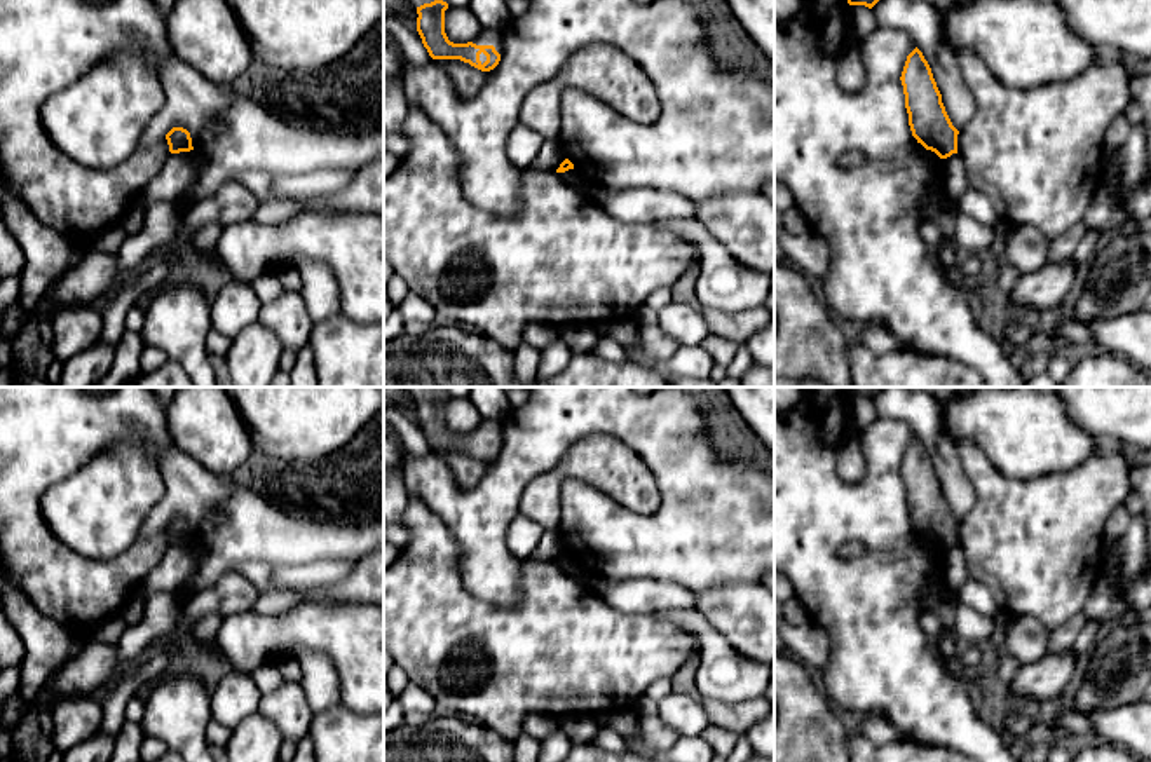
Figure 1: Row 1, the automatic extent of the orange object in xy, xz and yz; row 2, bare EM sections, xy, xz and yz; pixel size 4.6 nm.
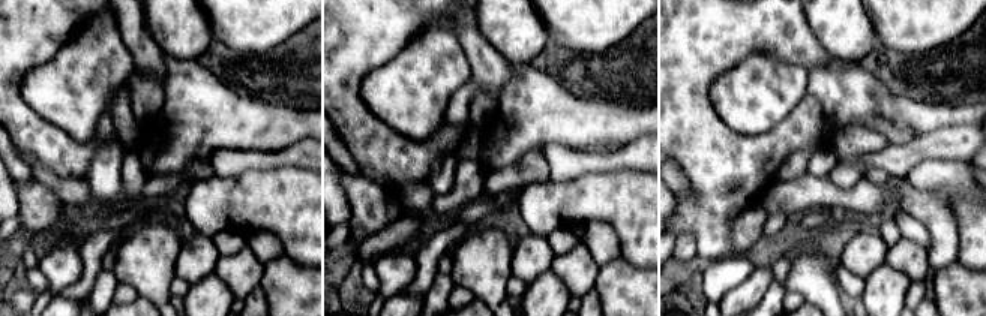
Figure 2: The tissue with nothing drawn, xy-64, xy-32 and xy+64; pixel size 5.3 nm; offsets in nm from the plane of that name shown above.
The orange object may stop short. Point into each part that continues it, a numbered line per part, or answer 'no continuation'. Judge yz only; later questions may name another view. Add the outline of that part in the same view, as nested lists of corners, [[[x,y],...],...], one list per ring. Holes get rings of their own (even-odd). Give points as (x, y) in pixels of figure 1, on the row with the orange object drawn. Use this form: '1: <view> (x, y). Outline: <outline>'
no continuation

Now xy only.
no continuation

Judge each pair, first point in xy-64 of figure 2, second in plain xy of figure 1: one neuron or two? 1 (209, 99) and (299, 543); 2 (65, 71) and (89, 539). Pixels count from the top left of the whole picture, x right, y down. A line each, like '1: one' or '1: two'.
1: one
2: one

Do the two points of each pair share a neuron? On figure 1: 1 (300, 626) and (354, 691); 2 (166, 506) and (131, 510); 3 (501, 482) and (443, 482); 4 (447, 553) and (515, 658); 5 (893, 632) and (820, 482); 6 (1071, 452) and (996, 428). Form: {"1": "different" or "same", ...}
{"1": "same", "2": "different", "3": "same", "4": "same", "5": "same", "6": "same"}

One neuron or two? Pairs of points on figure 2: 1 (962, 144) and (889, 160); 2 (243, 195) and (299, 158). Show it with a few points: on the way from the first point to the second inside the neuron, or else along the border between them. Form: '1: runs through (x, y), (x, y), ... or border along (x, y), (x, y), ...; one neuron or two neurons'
1: runs through (944, 144), (926, 146), (907, 156); one neuron
2: border along (306, 168), (273, 166), (252, 169); two neurons

